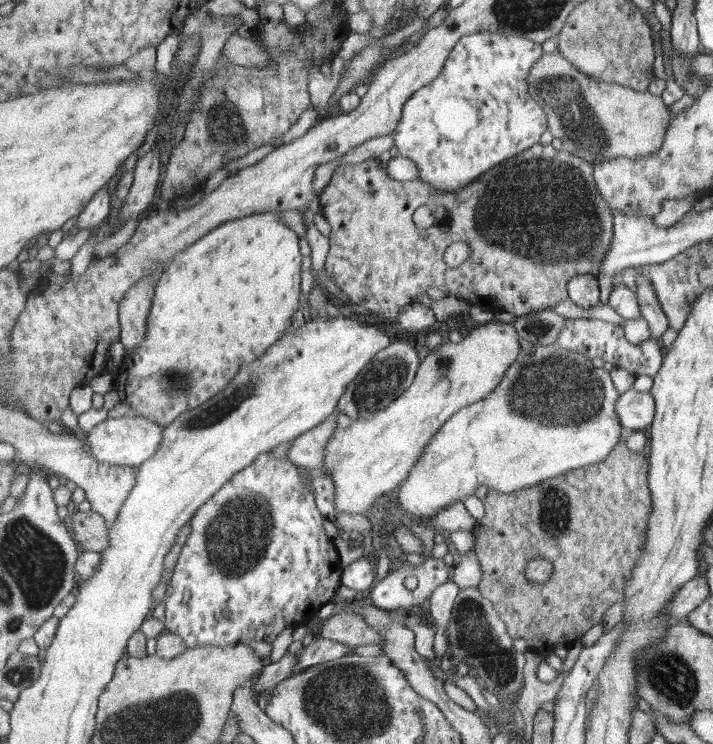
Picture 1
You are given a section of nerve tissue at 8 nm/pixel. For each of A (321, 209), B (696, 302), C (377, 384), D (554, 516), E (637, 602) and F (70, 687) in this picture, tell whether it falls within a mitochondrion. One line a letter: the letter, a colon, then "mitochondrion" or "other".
A: other
B: other
C: mitochondrion
D: mitochondrion
E: other
F: other

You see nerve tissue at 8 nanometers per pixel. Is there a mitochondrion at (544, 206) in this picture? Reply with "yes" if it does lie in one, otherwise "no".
yes

